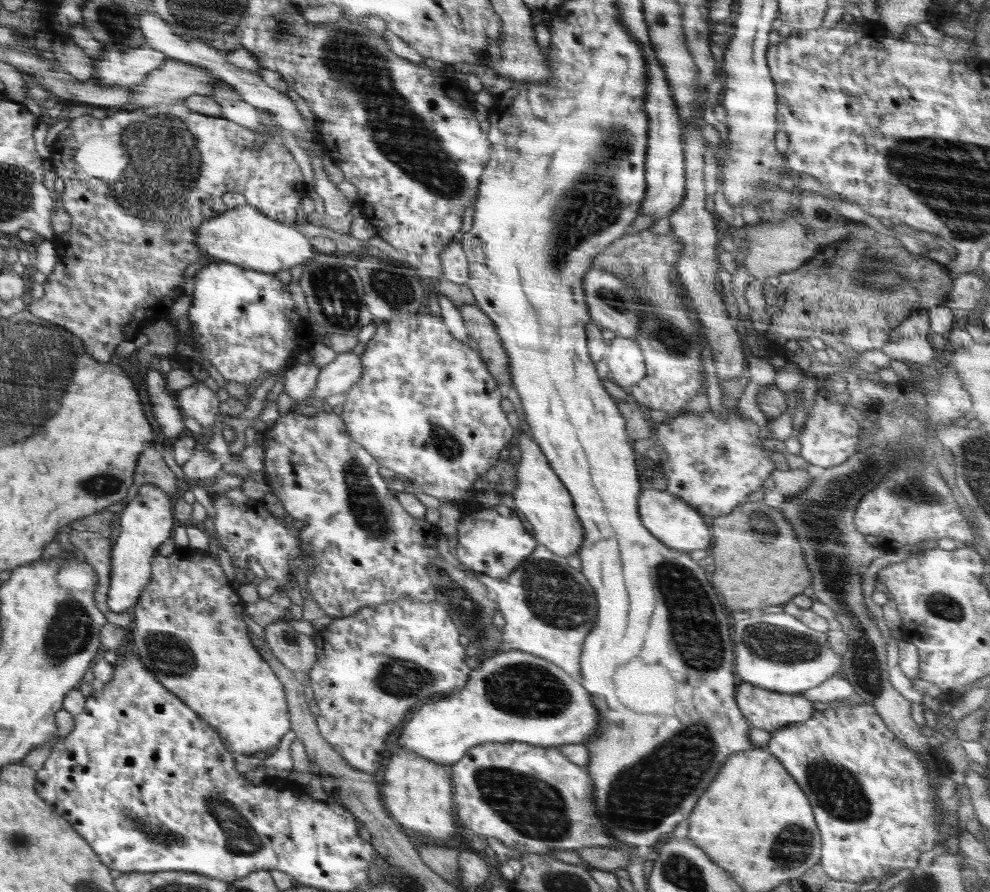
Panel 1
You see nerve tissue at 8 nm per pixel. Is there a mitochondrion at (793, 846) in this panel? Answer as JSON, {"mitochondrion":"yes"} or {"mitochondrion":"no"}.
{"mitochondrion":"yes"}

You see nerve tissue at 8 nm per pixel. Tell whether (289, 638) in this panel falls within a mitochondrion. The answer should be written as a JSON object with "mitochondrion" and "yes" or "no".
{"mitochondrion":"yes"}

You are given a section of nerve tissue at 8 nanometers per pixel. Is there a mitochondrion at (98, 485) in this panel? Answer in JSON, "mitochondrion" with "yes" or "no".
{"mitochondrion":"yes"}

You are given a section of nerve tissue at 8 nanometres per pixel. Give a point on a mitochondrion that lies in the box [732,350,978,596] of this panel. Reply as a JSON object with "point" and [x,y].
{"point":[913,486]}

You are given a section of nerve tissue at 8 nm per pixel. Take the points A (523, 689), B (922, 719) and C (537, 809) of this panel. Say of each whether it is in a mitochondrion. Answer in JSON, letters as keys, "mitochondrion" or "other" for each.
{"A":"mitochondrion","B":"other","C":"mitochondrion"}

